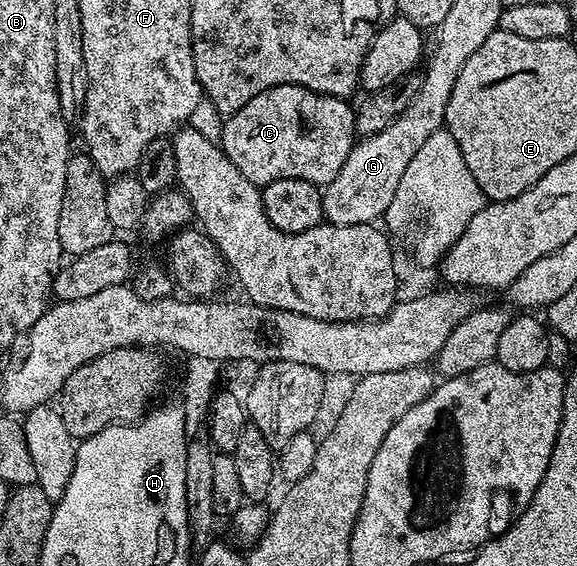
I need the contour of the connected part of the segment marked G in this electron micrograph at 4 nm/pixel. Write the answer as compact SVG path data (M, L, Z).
M408 102L406 110L388 127L376 135L360 138L351 148L345 165L341 165L341 173L322 188L322 218L333 225L374 224L389 209L389 201L393 201L393 193L397 193L397 185L401 185L401 177L405 177L405 169L409 161L413 161L417 149L443 126L439 111L427 115L427 111L419 111L419 107Z

